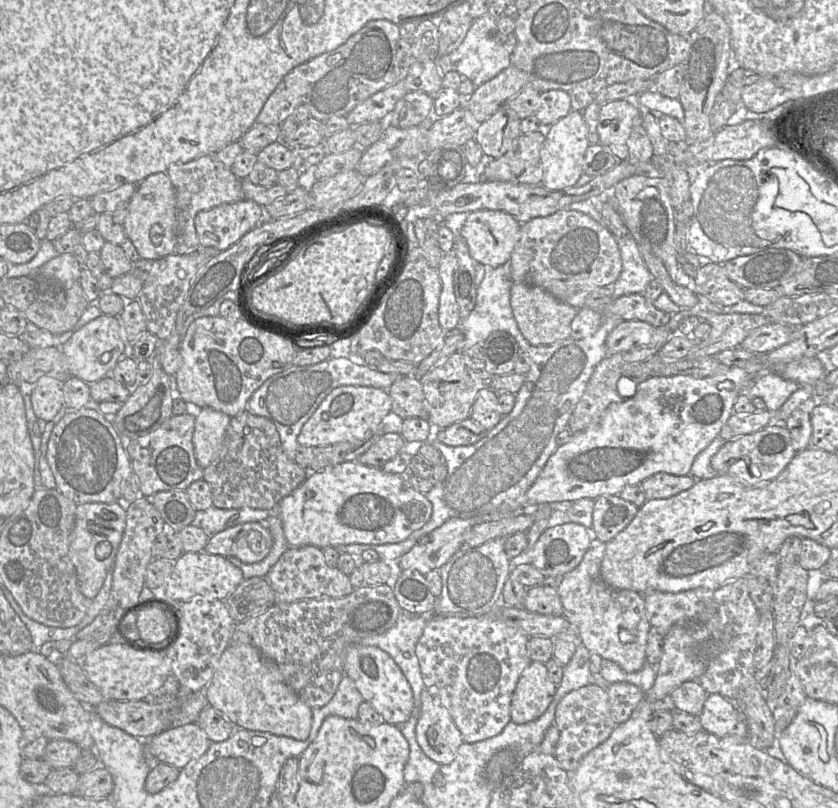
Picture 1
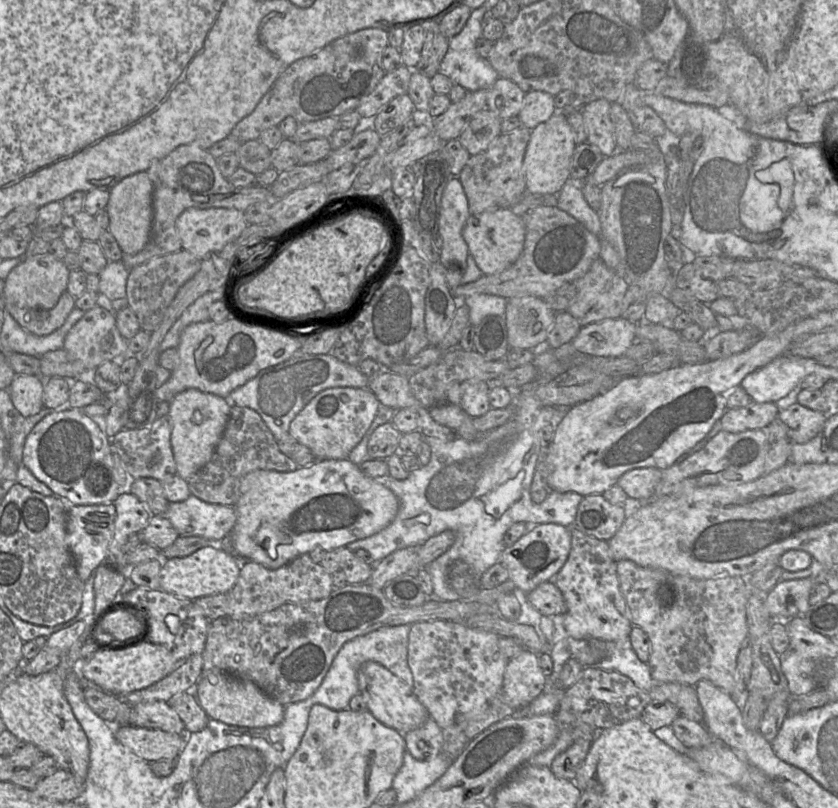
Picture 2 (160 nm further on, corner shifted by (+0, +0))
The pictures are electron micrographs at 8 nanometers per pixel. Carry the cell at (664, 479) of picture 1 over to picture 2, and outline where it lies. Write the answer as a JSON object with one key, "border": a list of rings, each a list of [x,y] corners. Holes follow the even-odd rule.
{"border":[[[655,467],[636,468],[622,474],[617,484],[629,498],[644,502],[649,500],[662,476]]]}

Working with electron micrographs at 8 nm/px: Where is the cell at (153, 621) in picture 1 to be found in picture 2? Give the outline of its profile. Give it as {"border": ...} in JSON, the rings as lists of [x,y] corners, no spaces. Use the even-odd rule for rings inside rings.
{"border":[[[118,610],[115,612],[112,612],[110,614],[102,616],[97,623],[94,626],[94,633],[97,633],[98,631],[104,631],[108,634],[110,634],[113,637],[113,640],[108,641],[114,641],[114,640],[126,640],[135,637],[137,634],[139,634],[142,630],[142,624],[141,622],[130,612]]]}

